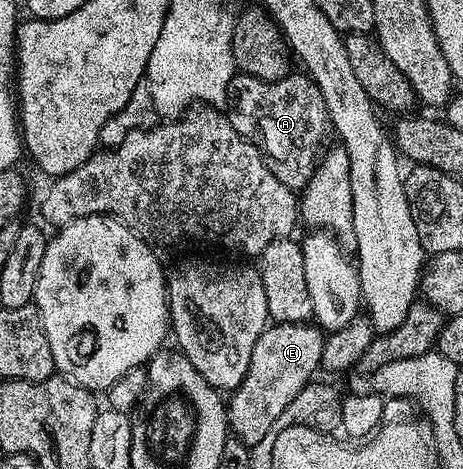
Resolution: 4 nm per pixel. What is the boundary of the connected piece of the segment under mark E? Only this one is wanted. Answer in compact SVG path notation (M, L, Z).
M280 322L267 325L266 331L252 348L252 360L244 380L228 398L228 426L233 437L253 448L268 436L272 423L284 413L284 408L296 400L305 386L319 373L325 337L317 325L310 322Z

